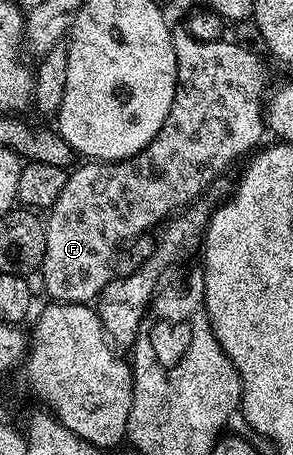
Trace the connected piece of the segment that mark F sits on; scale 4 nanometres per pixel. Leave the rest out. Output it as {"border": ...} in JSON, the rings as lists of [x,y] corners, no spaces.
{"border":[[[183,26],[172,27],[171,41],[177,54],[177,82],[173,104],[155,137],[135,156],[124,160],[80,163],[68,175],[61,198],[57,198],[49,210],[48,216],[51,217],[45,220],[47,233],[41,273],[43,288],[51,295],[52,301],[65,304],[94,301],[113,279],[113,272],[107,269],[107,259],[114,254],[119,240],[131,240],[146,228],[153,227],[158,220],[164,221],[185,208],[222,168],[229,167],[238,156],[246,157],[263,136],[265,120],[261,108],[259,112],[259,99],[263,96],[263,64],[258,54],[239,44],[230,44],[227,38],[217,42],[195,40]]]}

